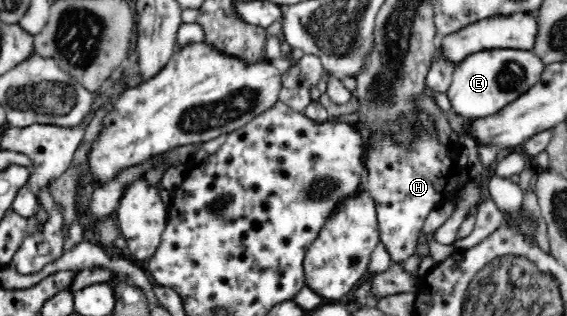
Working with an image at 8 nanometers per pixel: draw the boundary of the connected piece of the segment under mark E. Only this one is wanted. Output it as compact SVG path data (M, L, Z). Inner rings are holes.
M502 48L475 52L456 63L446 92L452 110L465 119L494 115L542 79L545 63L533 51Z

